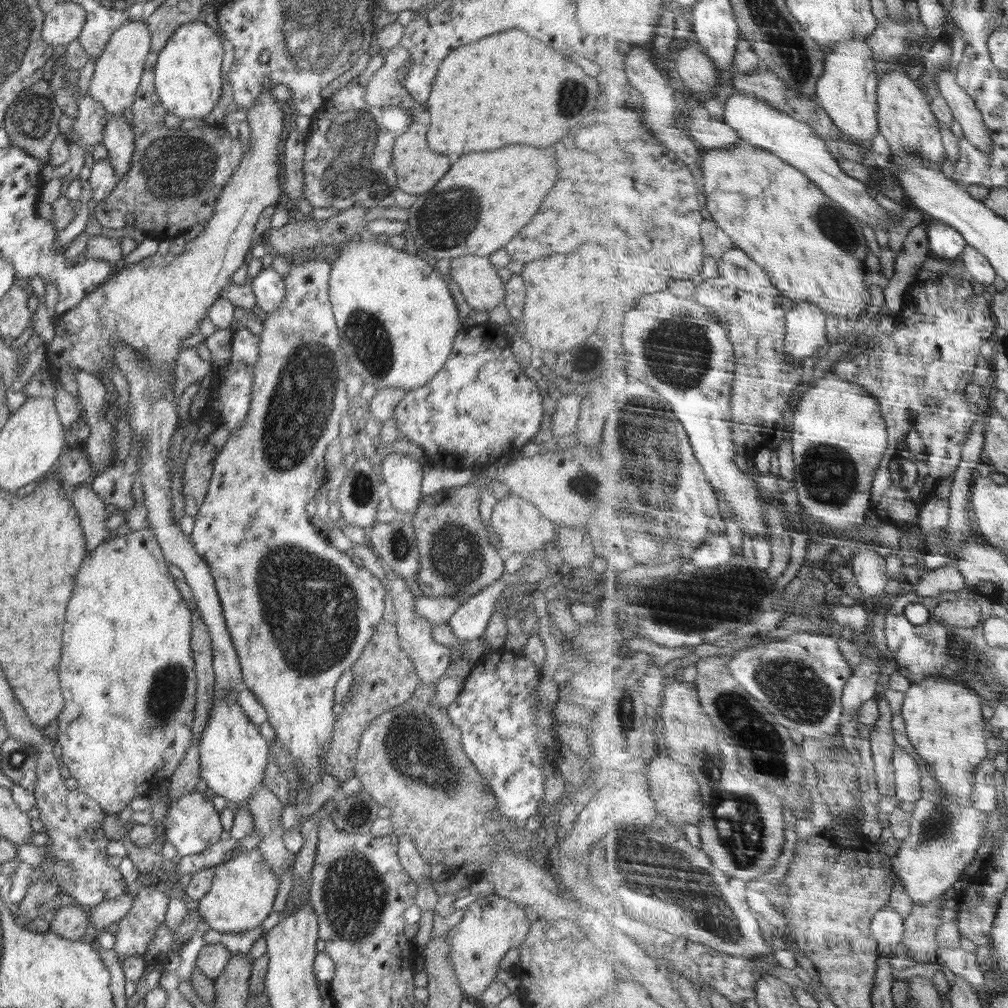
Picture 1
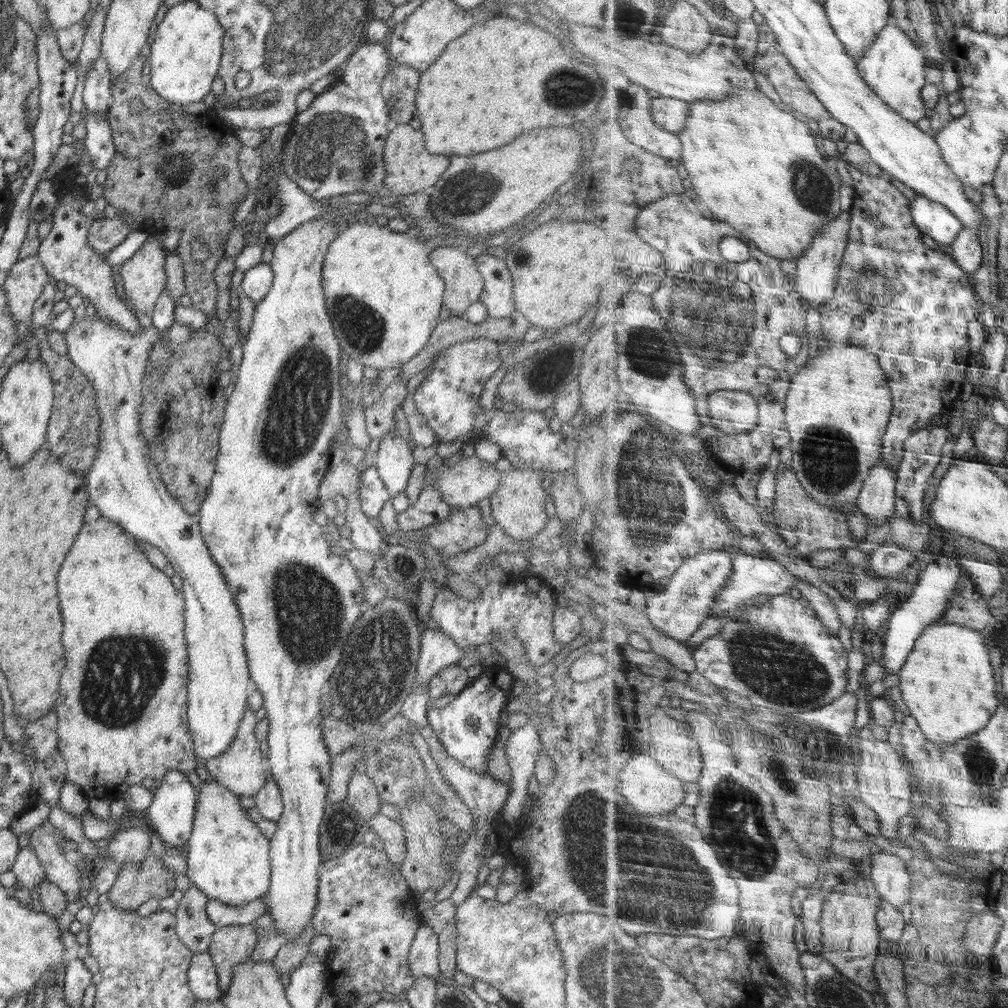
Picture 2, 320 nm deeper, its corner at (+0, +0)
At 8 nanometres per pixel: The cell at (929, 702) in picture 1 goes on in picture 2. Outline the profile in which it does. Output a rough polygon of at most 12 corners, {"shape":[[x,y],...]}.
{"shape":[[944,620],[899,673],[909,714],[941,747],[997,713],[985,636]]}

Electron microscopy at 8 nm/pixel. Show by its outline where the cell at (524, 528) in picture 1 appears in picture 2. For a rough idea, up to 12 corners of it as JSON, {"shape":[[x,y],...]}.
{"shape":[[514,467],[490,496],[495,522],[526,541],[546,526],[541,474]]}

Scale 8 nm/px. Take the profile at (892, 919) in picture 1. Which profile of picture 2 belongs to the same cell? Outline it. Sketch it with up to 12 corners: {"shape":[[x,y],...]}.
{"shape":[[884,851],[872,856],[872,881],[882,900],[911,904],[908,861]]}

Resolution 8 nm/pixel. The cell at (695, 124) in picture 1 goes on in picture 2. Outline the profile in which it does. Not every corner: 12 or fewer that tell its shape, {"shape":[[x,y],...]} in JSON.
{"shape":[[656,95],[655,124],[679,133],[691,103]]}

